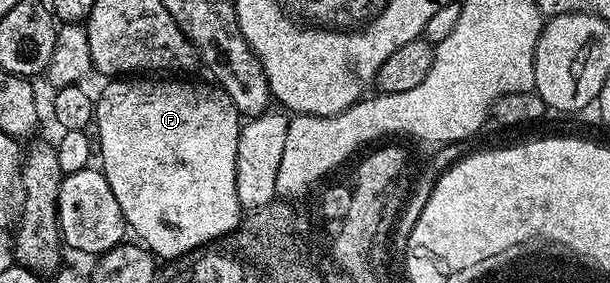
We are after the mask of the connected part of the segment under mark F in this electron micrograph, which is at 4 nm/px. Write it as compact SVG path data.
M144 76L129 77L127 80L108 80L100 90L100 98L94 102L94 131L98 139L98 162L104 171L106 180L110 184L110 192L118 200L118 208L122 208L125 223L137 234L139 241L148 247L160 260L175 260L188 255L200 246L206 246L223 238L230 231L235 230L242 221L242 207L238 198L238 184L236 183L236 157L238 156L239 134L242 125L240 110L230 100L225 90L219 85L207 86L204 82L147 82Z

